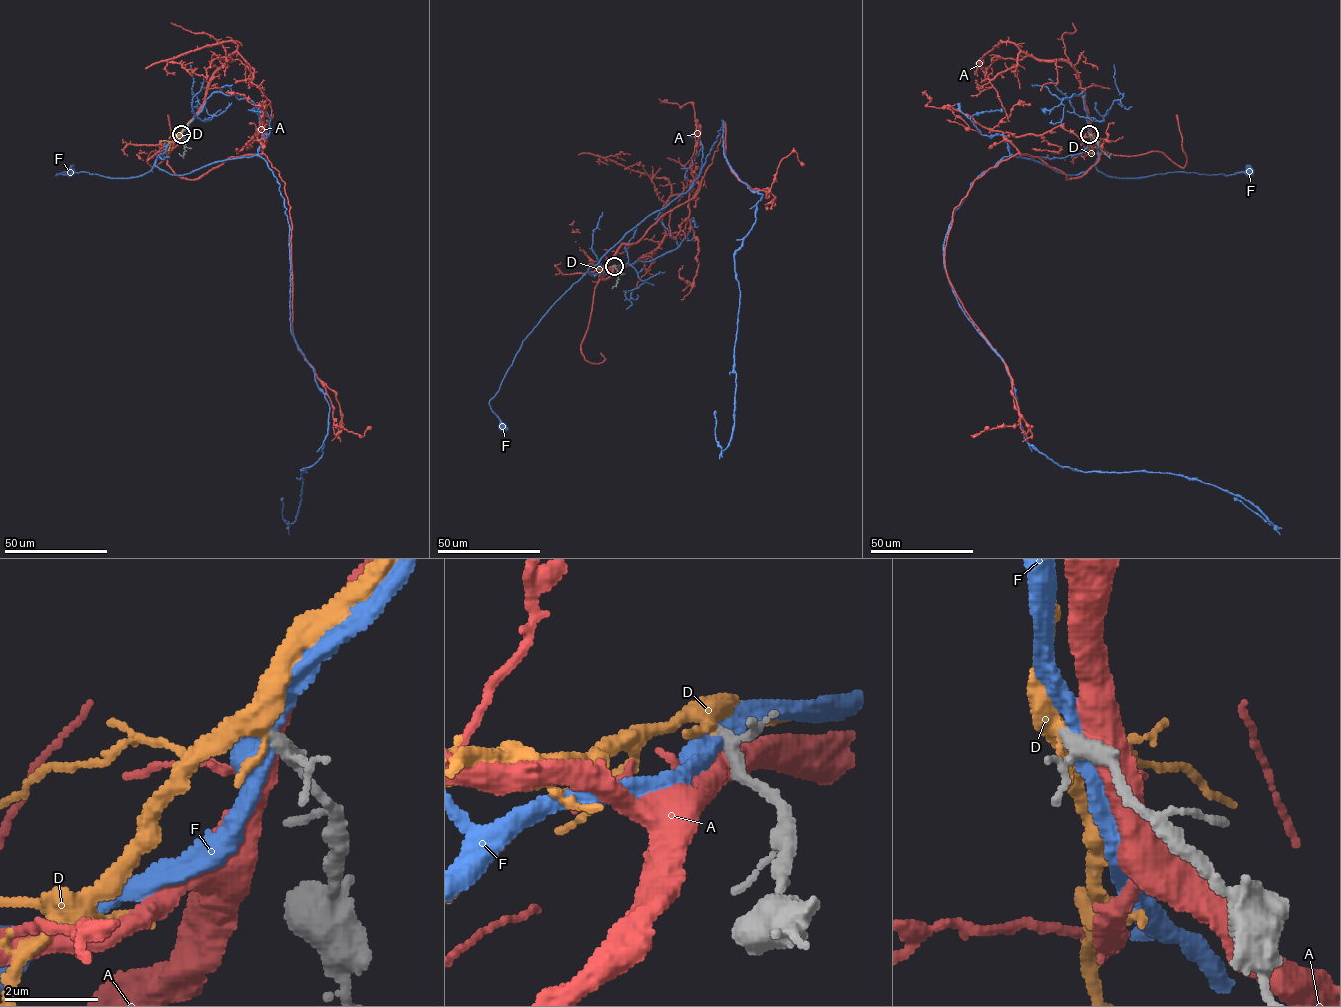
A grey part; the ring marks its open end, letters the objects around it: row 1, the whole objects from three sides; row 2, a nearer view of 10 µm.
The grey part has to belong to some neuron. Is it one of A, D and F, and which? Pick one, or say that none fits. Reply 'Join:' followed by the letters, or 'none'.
Join: D

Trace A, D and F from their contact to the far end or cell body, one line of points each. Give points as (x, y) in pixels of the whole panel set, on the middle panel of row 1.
A: (614, 267), (600, 276), (697, 193), (724, 122), (730, 170), (766, 197), (783, 158), (803, 165)
D: (614, 266), (601, 269), (597, 267)
F: (614, 266), (601, 274), (586, 272), (523, 341), (498, 391), (489, 402), (502, 426)

